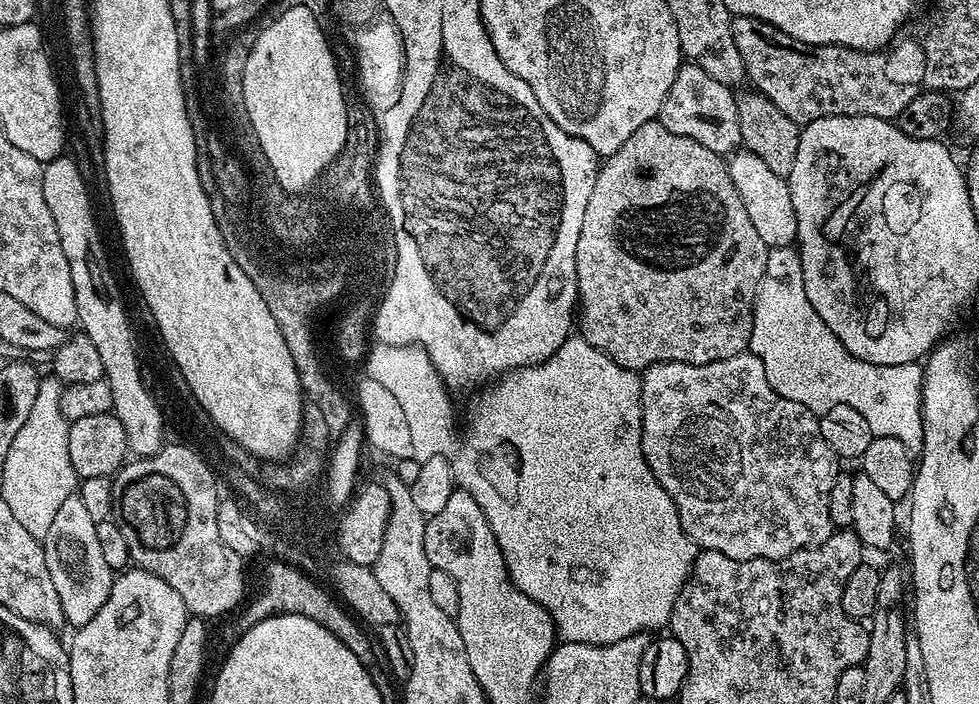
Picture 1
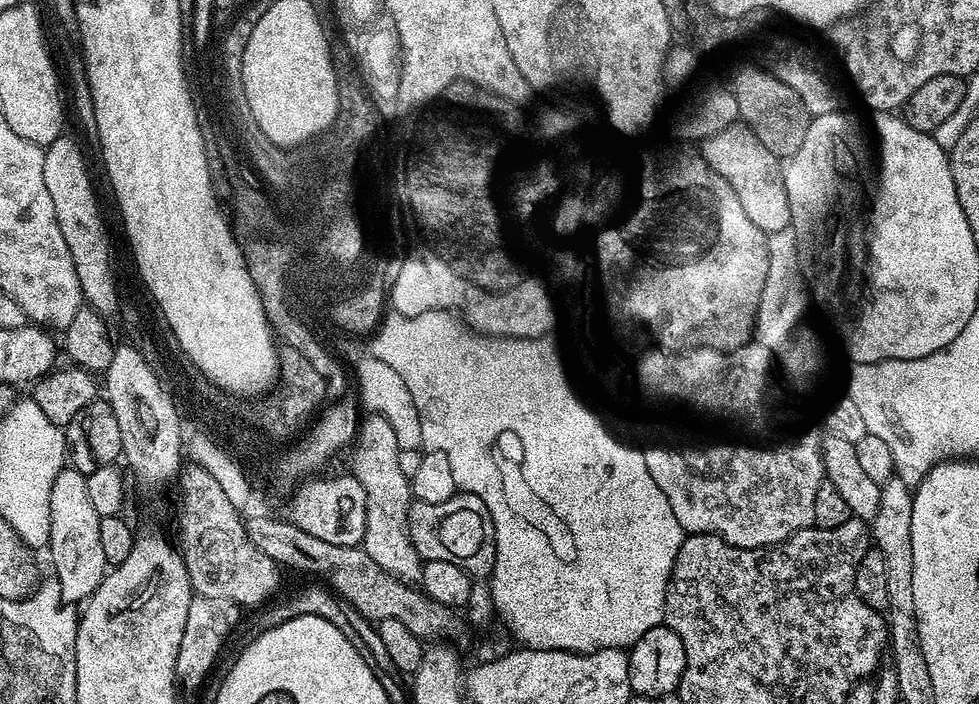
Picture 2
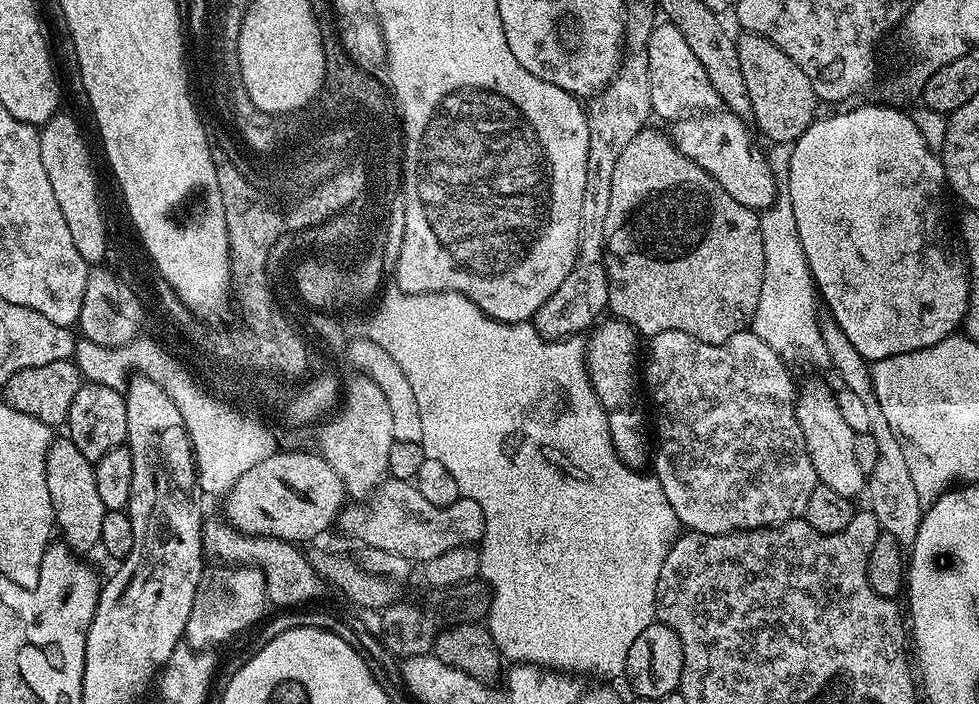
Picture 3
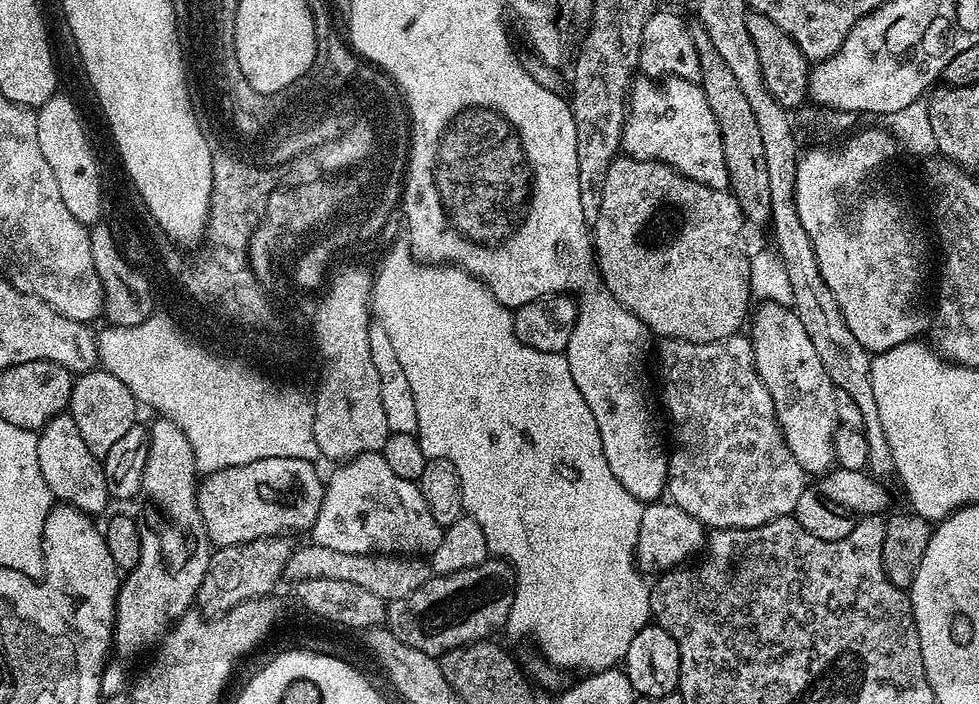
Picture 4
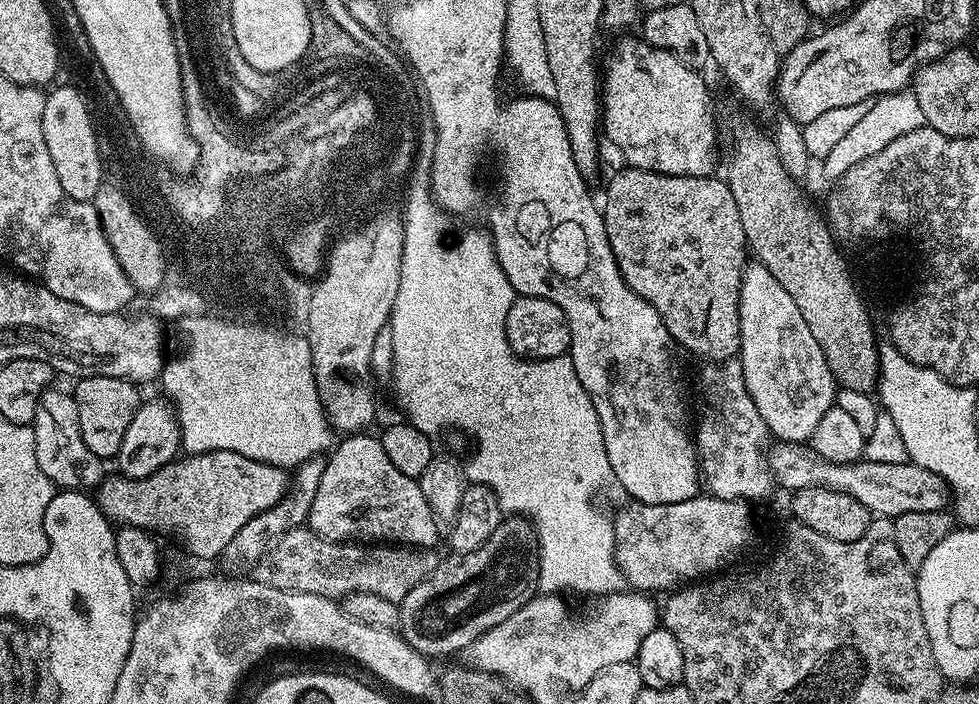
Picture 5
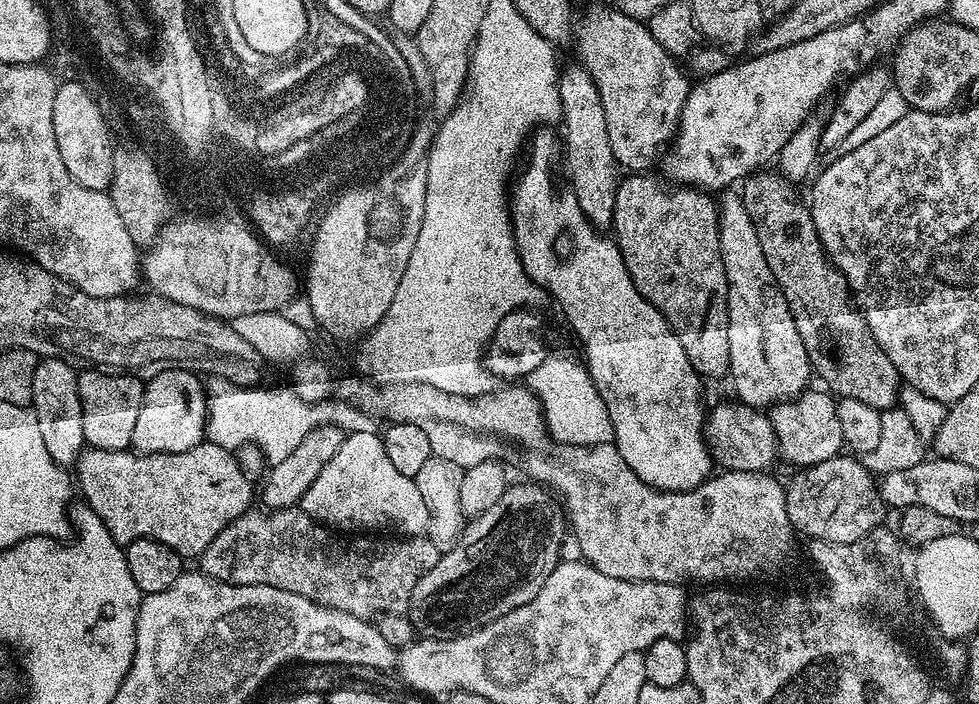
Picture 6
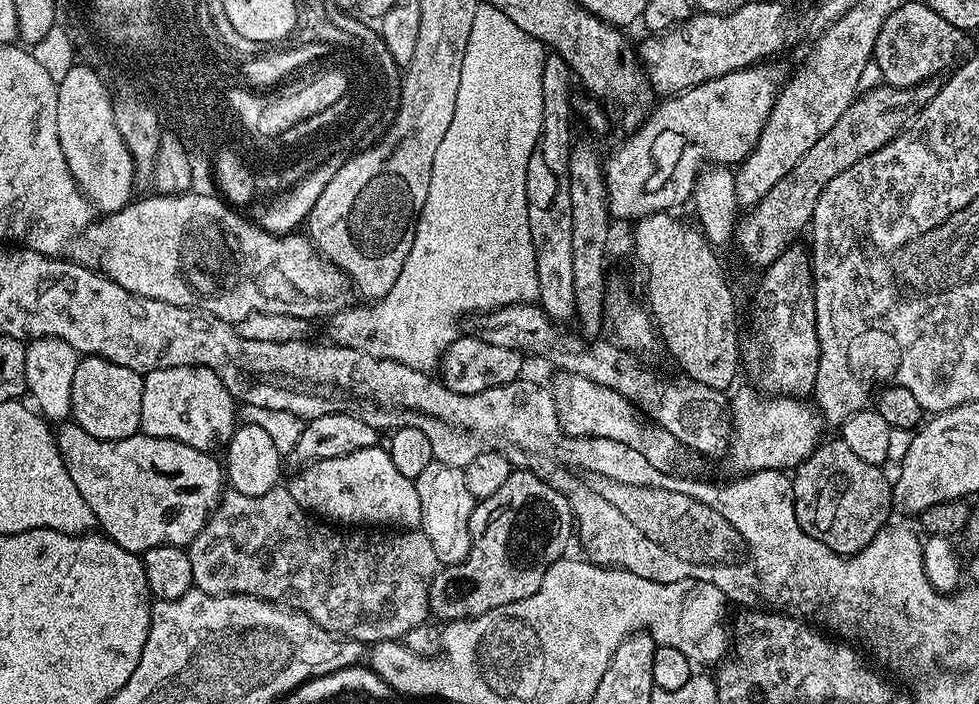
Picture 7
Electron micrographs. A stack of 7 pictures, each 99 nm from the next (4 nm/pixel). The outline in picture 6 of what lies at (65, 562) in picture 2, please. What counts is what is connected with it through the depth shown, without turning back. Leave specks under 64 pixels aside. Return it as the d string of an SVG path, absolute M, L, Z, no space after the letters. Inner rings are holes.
M53 356L41 359L34 370L31 409L38 418L38 430L42 430L42 443L50 458L65 466L75 465L86 445L82 434L82 406L73 365Z

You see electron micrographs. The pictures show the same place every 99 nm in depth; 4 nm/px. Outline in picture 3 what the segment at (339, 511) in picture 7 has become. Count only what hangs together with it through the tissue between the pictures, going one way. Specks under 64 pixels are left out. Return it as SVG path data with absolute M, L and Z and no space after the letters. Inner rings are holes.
M373 495L363 506L345 507L342 512L342 524L344 520L345 526L357 532L367 547L401 555L411 562L427 562L455 548L479 545L484 537L482 506L471 502L457 502L441 508L423 502L388 504L387 498L380 495Z

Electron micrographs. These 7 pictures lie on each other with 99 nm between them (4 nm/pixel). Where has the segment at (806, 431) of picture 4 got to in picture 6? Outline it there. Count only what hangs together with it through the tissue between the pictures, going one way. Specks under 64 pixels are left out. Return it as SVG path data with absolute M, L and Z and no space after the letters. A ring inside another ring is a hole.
M728 190L721 196L724 197L719 197L718 200L720 210L720 253L722 254L722 262L726 270L726 282L728 283L728 329L730 330L730 366L728 367L728 376L730 377L730 381L732 380L733 386L736 387L735 399L739 403L748 404L751 408L764 410L769 406L779 404L781 401L791 401L804 392L810 384L808 383L808 379L813 379L814 376L812 363L806 354L806 346L798 334L798 326L794 322L790 306L786 302L786 298L782 294L778 282L774 278L774 274L770 274L770 265L766 263L766 254L762 254L762 242L758 242L758 230L746 210L743 195L739 191Z

